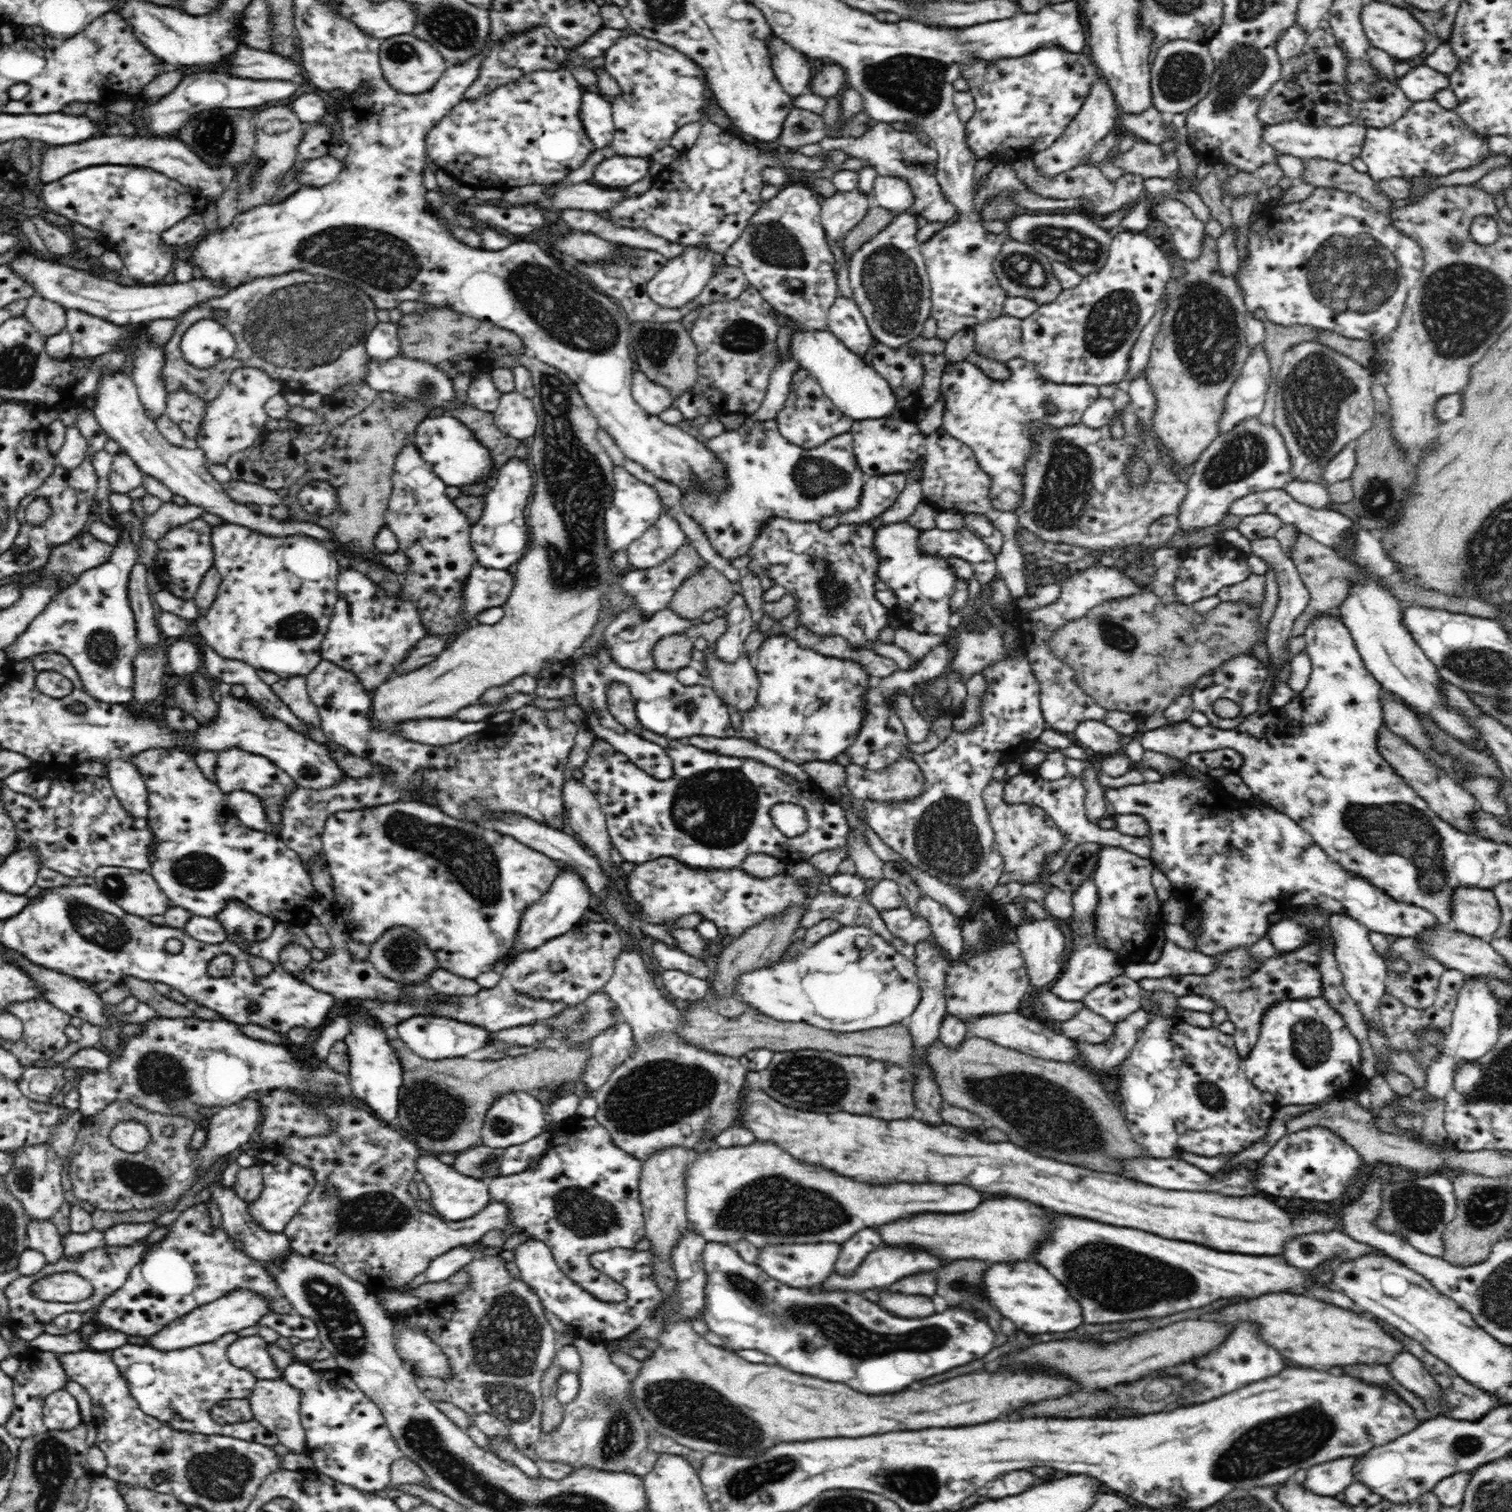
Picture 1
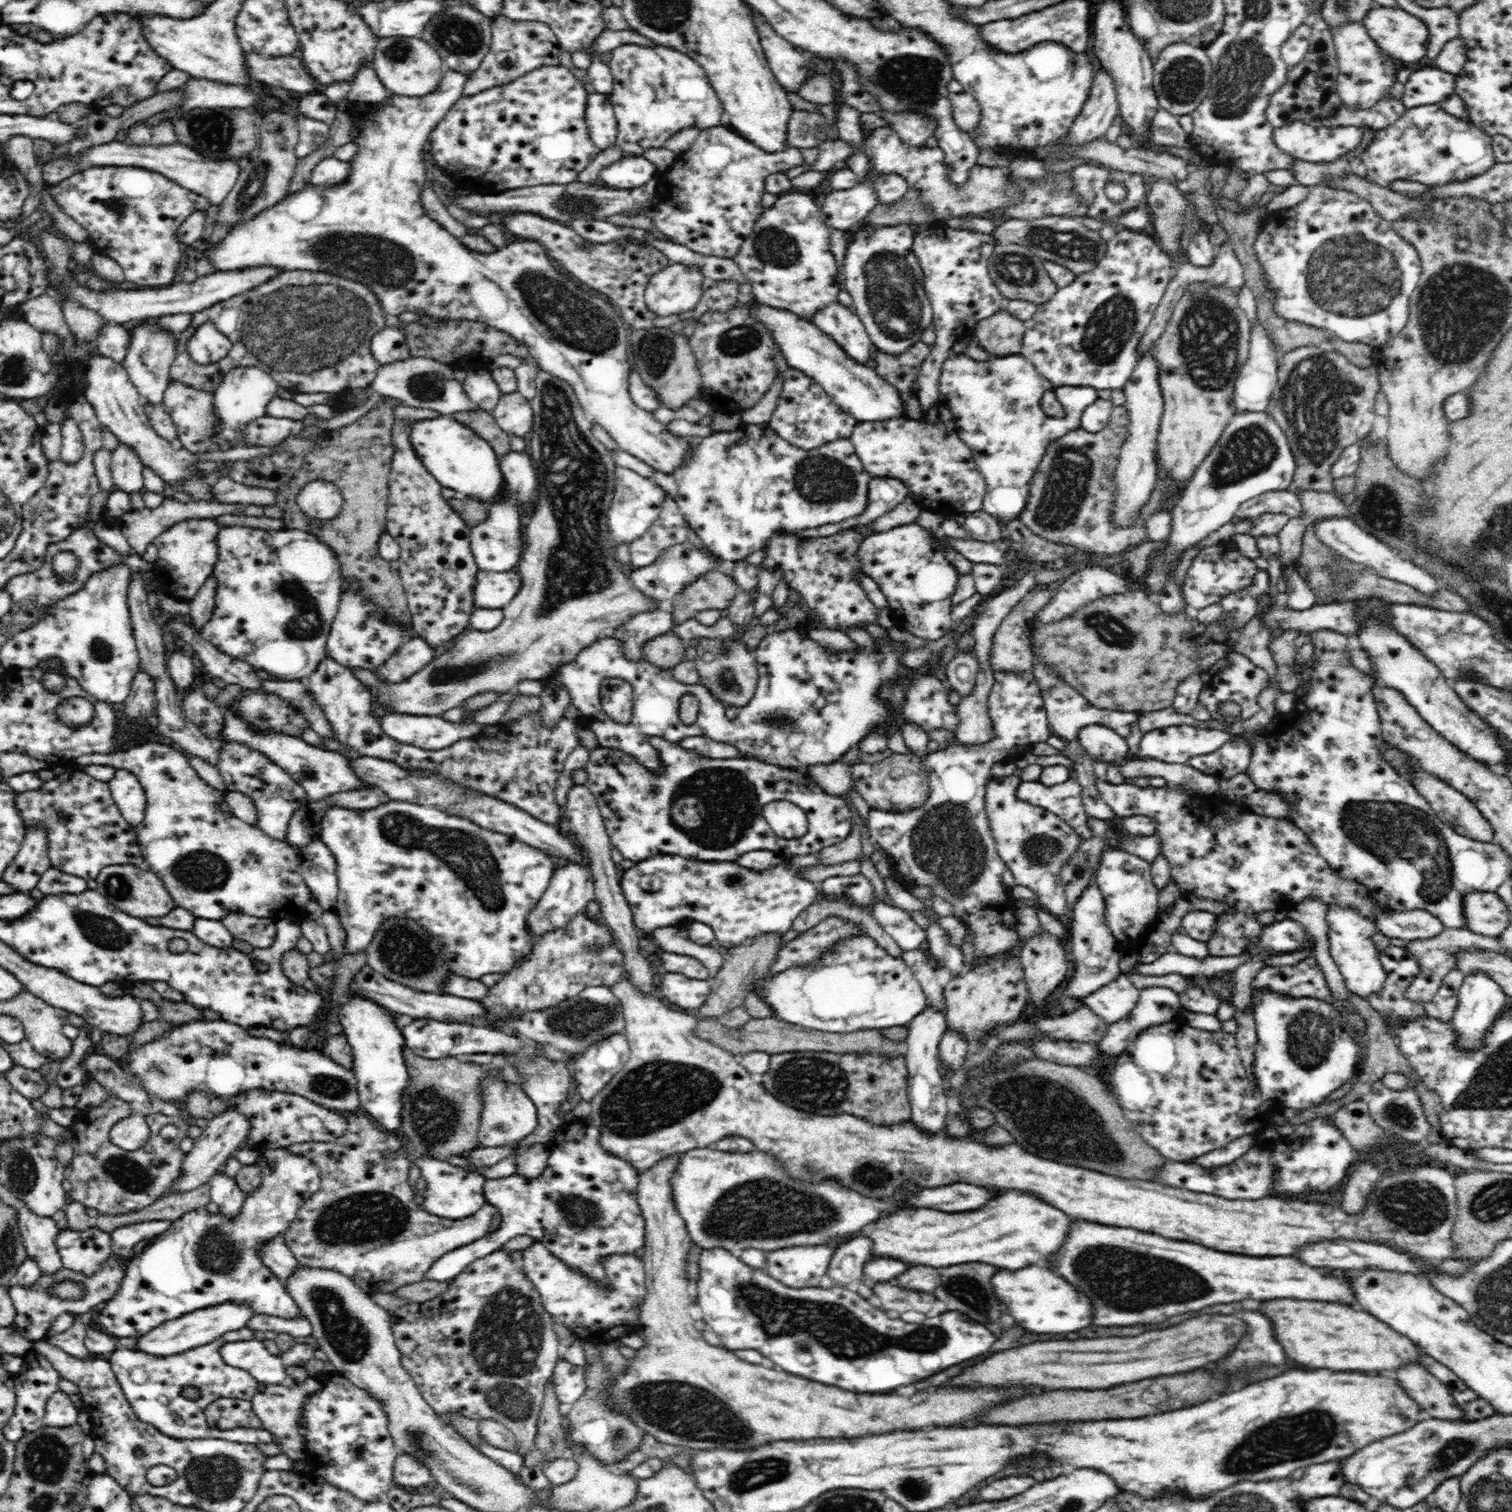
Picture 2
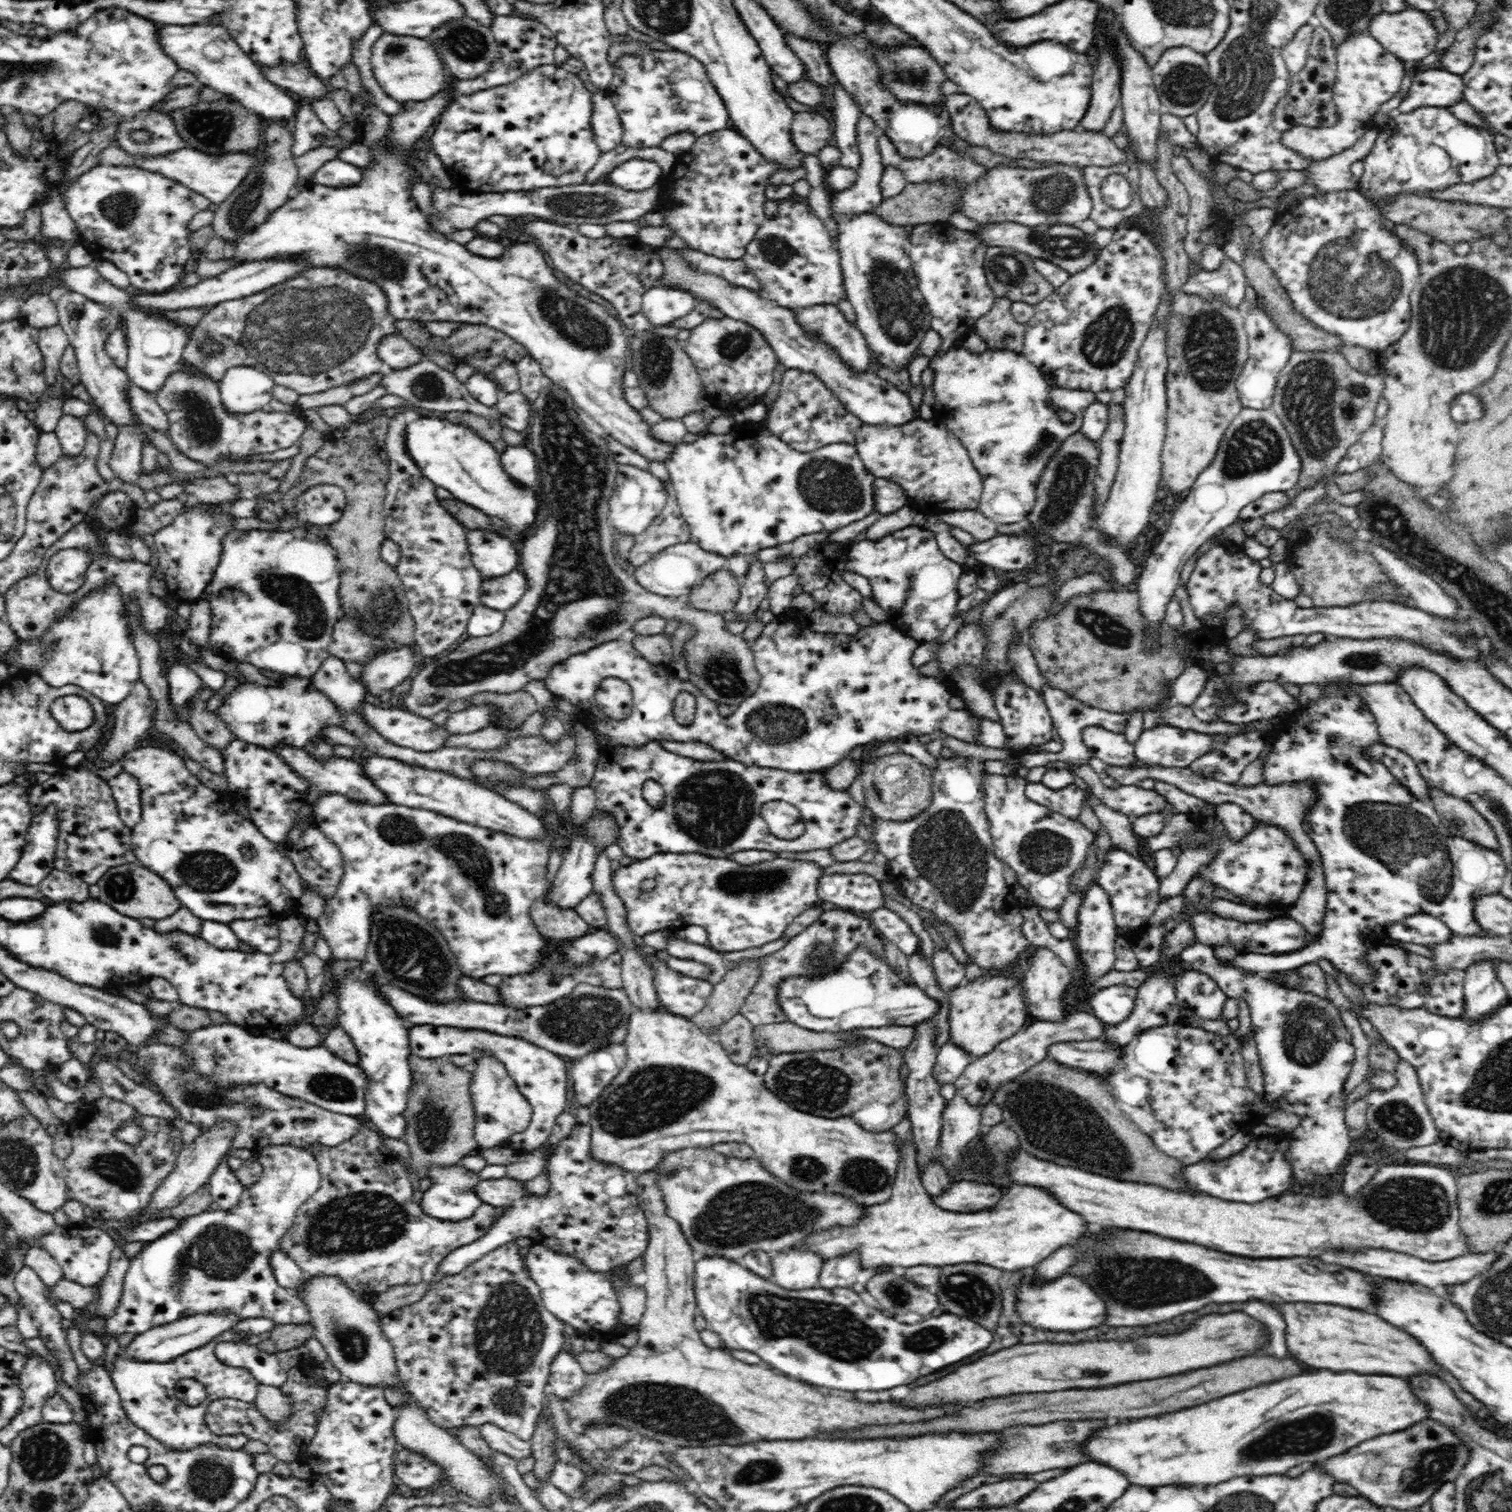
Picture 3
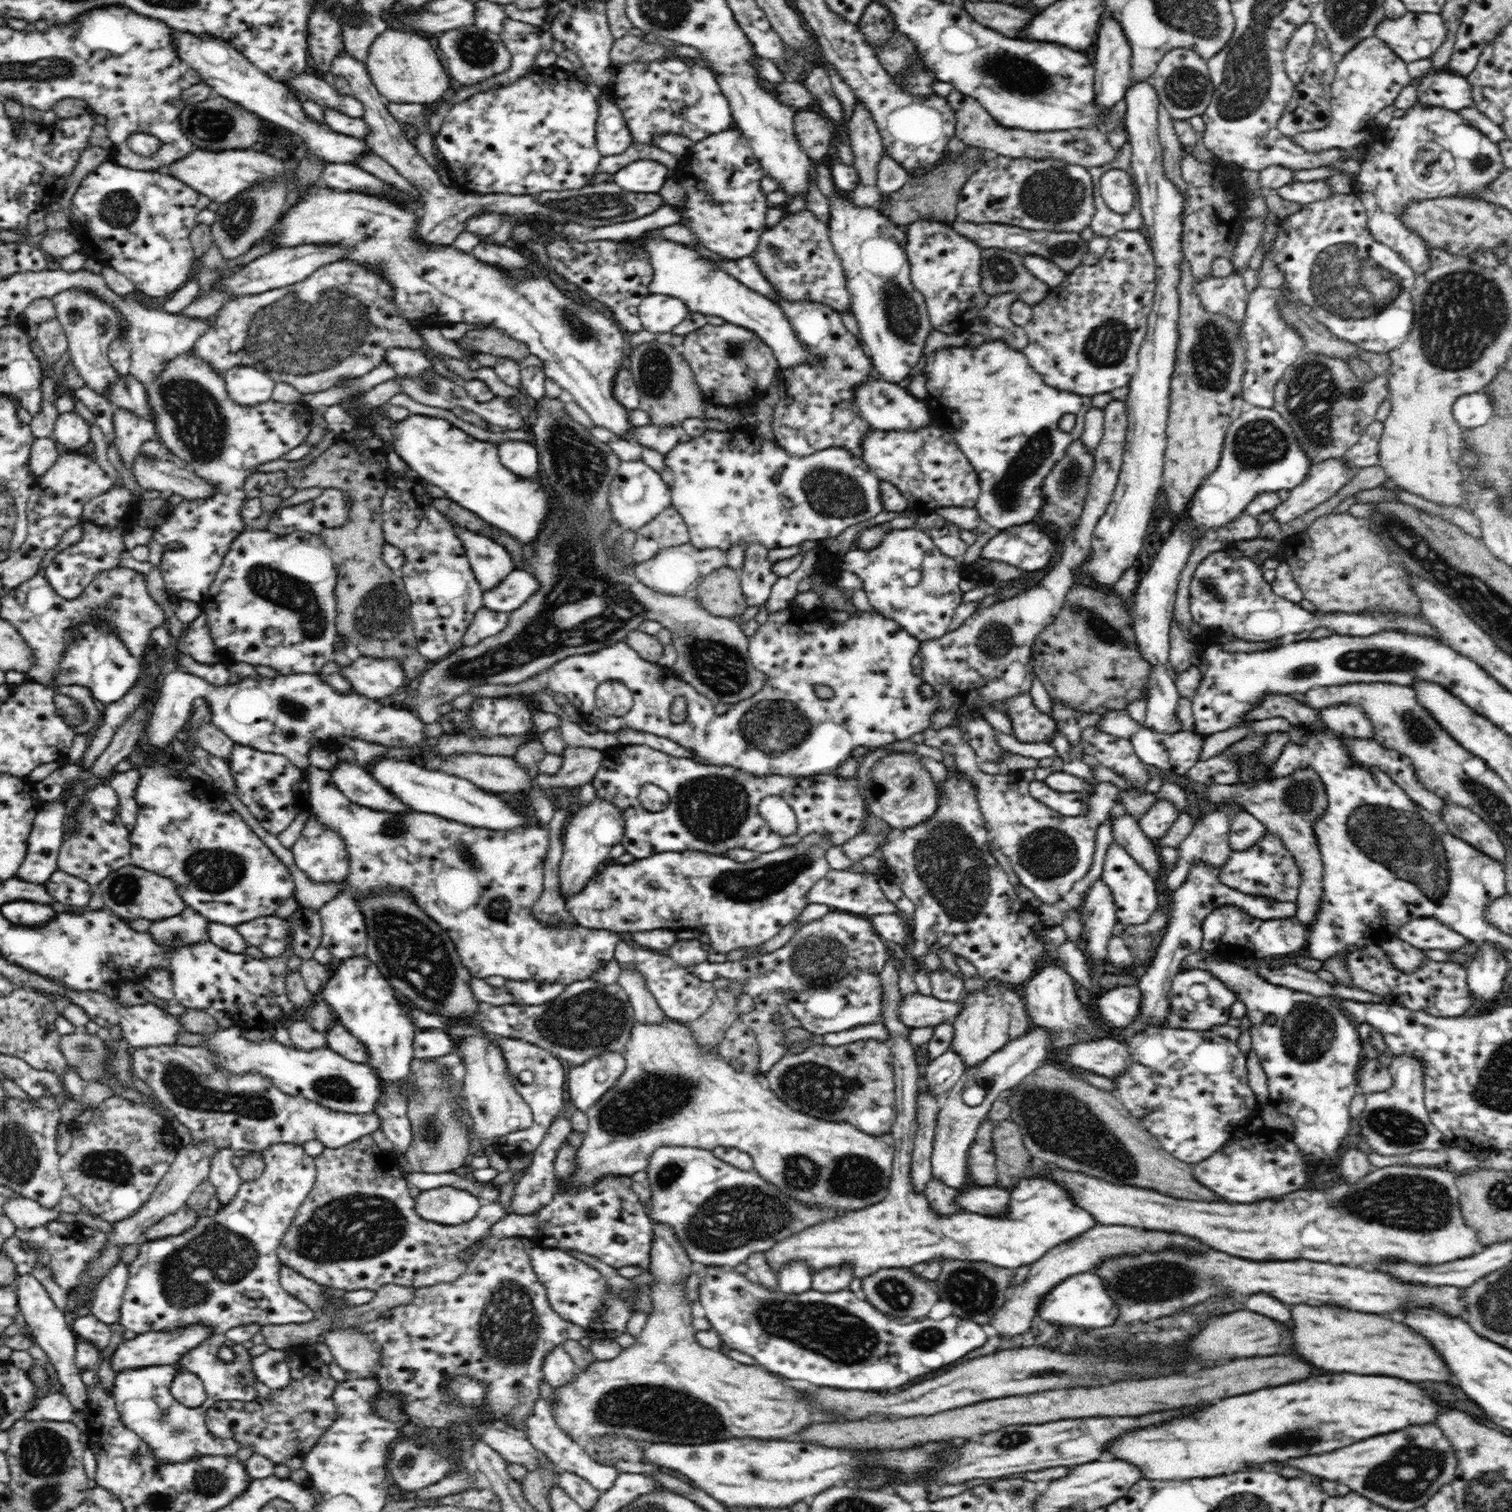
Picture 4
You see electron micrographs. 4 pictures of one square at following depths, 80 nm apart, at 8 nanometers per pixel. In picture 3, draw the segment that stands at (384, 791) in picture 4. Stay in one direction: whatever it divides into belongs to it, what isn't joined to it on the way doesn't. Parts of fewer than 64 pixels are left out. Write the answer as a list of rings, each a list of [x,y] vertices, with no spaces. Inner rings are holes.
[[[280,745],[272,751],[281,756],[291,766],[292,770],[307,778],[307,781],[310,783],[309,793],[307,794],[310,804],[322,792],[342,794],[357,803],[368,803],[370,805],[388,803],[387,796],[366,776],[361,767],[360,760],[356,758],[346,759],[334,756],[327,761],[316,761],[312,755],[308,755],[308,751],[305,748],[296,749],[286,745]]]

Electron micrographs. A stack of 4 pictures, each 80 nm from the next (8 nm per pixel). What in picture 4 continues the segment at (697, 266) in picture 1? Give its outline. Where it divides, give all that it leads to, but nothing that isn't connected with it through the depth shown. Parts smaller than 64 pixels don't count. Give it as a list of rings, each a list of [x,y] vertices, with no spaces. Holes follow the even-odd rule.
[[[646,295],[638,310],[642,330],[659,335],[666,340],[686,318],[686,305],[682,299],[666,295]]]

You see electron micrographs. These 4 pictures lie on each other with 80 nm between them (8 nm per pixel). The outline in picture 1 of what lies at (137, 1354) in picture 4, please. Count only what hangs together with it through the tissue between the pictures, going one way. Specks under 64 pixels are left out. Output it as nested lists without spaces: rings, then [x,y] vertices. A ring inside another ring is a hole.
[[[238,1289],[210,1302],[210,1304],[192,1310],[190,1314],[170,1322],[170,1324],[166,1324],[156,1334],[146,1337],[145,1344],[148,1347],[154,1347],[154,1350],[171,1351],[190,1348],[200,1343],[214,1342],[223,1334],[236,1333],[243,1328],[256,1325],[258,1320],[268,1312],[270,1309],[262,1297],[246,1291],[246,1289]]]

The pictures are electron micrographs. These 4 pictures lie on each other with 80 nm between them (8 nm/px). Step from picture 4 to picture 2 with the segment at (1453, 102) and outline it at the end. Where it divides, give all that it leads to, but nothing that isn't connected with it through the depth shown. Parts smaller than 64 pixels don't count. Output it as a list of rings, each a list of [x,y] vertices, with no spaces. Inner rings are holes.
[[[1435,66],[1422,67],[1413,71],[1404,85],[1403,106],[1410,110],[1418,106],[1439,105],[1453,97],[1457,88],[1455,74]]]

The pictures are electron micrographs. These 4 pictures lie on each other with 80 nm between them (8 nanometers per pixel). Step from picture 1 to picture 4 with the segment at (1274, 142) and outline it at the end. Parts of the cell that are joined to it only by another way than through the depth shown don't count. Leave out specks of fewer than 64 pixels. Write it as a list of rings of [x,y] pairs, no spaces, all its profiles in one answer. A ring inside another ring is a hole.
[[[1372,37],[1362,40],[1344,57],[1336,61],[1334,82],[1331,82],[1331,110],[1328,126],[1293,136],[1296,145],[1319,153],[1328,148],[1350,149],[1364,143],[1371,134],[1371,127],[1376,126],[1376,116],[1383,109],[1394,105],[1396,98],[1405,86],[1412,82],[1407,64],[1380,38]]]

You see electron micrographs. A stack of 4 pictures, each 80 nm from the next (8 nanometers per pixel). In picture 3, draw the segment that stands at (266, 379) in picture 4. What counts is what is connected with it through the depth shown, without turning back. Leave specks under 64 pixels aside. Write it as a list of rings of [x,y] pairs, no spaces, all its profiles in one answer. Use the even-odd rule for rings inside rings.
[[[240,365],[228,369],[219,380],[219,385],[224,406],[234,414],[246,414],[254,410],[262,410],[272,400],[275,382],[257,367]]]

